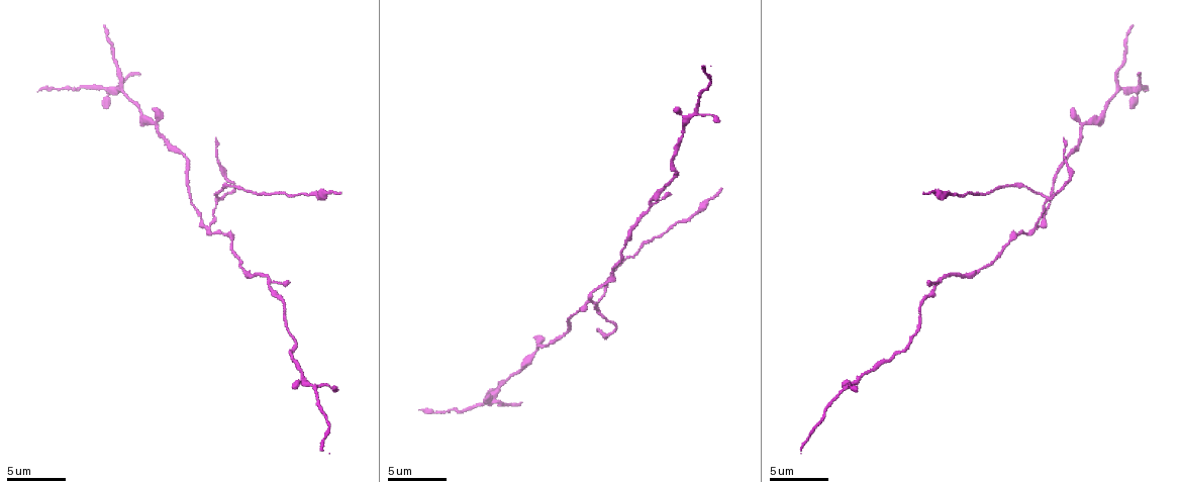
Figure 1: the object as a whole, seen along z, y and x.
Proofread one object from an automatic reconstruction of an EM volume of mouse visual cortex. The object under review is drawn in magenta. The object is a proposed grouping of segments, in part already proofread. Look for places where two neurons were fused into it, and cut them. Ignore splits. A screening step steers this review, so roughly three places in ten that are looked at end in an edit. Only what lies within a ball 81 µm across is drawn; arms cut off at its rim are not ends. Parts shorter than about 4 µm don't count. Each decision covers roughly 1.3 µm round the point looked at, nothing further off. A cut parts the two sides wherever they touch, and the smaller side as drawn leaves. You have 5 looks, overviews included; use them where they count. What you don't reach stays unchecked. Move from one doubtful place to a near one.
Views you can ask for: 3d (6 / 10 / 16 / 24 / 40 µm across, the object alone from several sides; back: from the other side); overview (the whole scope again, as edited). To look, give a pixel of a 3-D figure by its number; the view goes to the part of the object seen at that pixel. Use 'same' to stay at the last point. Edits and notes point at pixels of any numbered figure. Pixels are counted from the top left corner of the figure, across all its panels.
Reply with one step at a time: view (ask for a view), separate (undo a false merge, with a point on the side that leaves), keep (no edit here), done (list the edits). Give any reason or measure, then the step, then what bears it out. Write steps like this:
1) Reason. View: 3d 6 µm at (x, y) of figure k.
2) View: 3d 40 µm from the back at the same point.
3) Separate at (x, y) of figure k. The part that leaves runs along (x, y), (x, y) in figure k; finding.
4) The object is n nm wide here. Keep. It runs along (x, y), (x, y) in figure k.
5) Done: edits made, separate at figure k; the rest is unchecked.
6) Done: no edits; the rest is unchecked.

Three arms meet. View: 3d 10 µm at (696, 108) of figure 1.

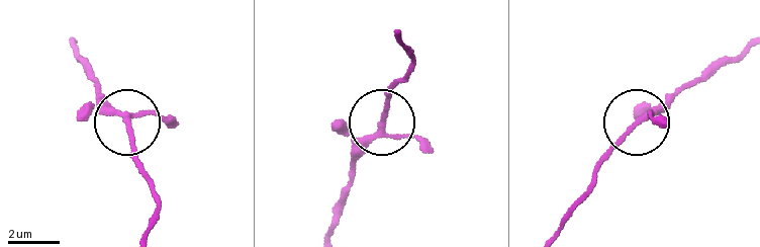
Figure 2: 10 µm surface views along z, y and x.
Keep. It runs along (330, 232), (352, 167), (380, 128), (382, 101), (393, 84) in figure 2; all the same neuron.

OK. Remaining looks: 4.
Thick turns thin. View: 3d 10 µm at (536, 349) of figure 1.

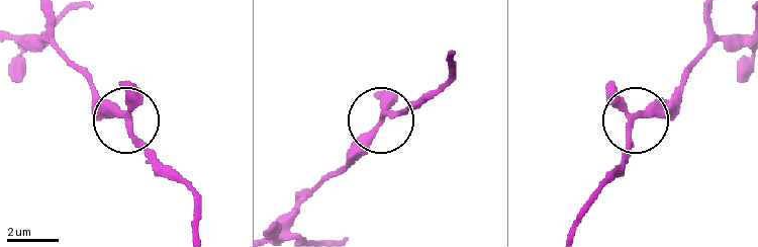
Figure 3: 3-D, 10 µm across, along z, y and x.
3 arms meet here. Keep. It runs along (199, 230), (199, 210), (186, 183), (90, 88) in figure 3; continuous, no second neuron.

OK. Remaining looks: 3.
Two arms in line, one across. View: 3d 10 µm at (211, 224) of figure 1.

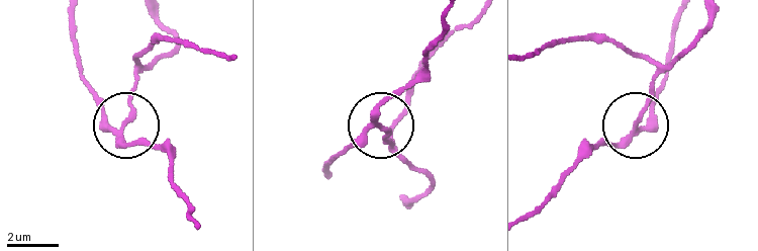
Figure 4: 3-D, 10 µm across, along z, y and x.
Zoom in. View: 3d 6 µm at (123, 123) of figure 4.

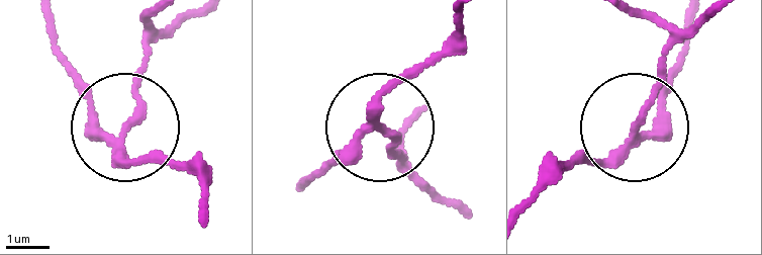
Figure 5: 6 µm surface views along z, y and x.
Separate at (134, 86) of figure 5. The part that leaves runs along (120, 139), (150, 16) in figure 5; a second neuron is stuck on.

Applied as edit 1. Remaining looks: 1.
Done: edits made, separate at figure 5; the rest is unchecked.

